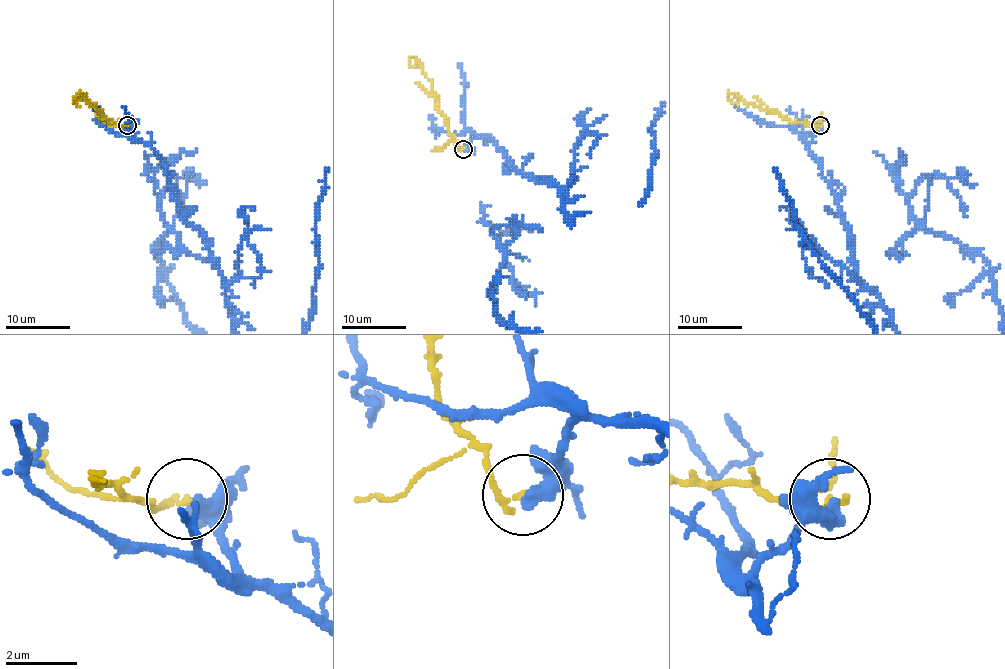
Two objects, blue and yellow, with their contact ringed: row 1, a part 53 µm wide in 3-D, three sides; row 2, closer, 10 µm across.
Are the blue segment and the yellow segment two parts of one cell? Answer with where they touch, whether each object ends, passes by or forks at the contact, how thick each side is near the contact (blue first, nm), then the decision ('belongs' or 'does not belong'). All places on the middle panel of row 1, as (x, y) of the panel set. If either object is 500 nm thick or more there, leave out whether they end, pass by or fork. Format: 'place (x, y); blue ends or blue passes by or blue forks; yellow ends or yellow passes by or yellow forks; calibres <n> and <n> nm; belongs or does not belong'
place (463, 149); blue ends; yellow ends; calibres 440 and 180 nm; does not belong

